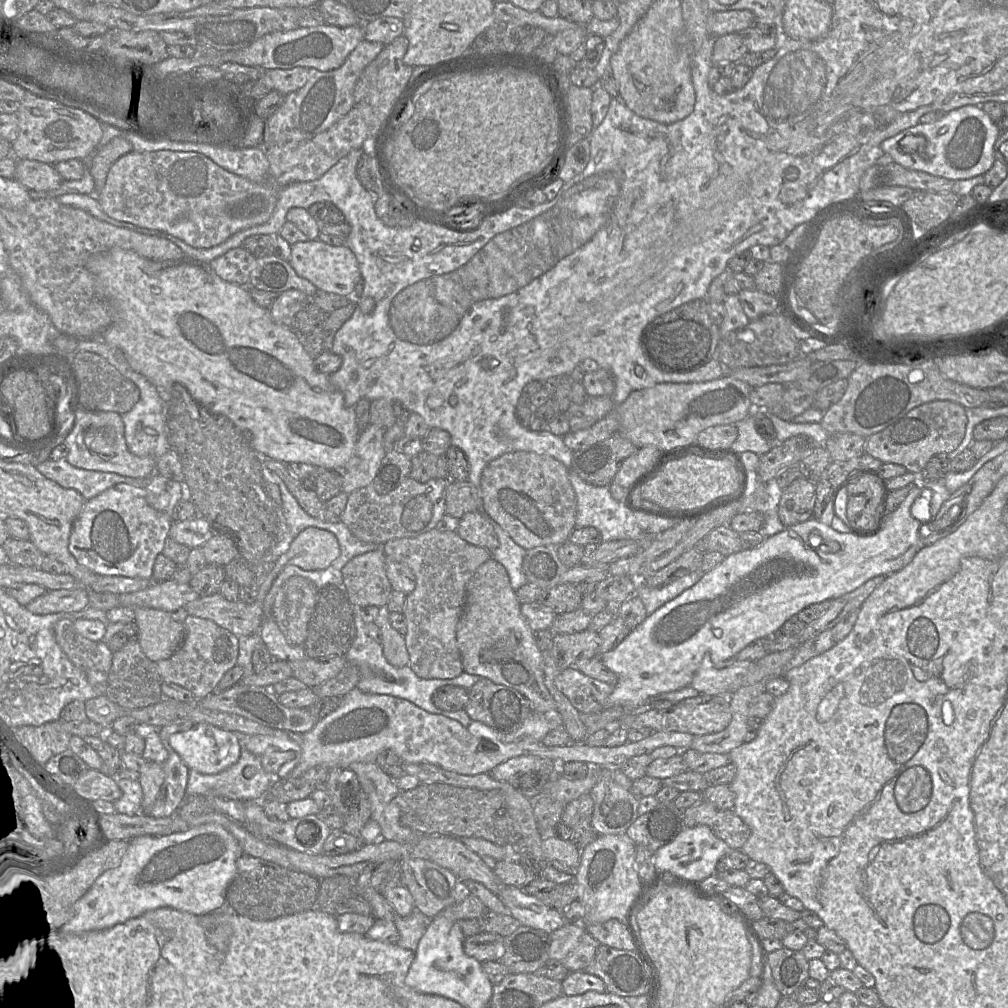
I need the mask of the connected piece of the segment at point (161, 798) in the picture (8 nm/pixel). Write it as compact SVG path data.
M164 741L163 745L169 754L167 760L162 763L165 774L164 782L155 802L140 812L153 818L175 814L187 798L186 788L190 769L167 741Z

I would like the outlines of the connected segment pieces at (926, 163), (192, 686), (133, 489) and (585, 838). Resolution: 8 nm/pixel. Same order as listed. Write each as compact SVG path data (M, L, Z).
M964 105L932 123L918 123L885 139L880 147L895 163L950 180L984 175L993 165L994 143L1000 131L980 105Z
M188 615L184 622L185 637L168 659L156 662L162 681L172 682L189 690L195 699L213 693L224 674L236 665L239 654L238 637L211 620Z
M119 483L86 500L73 523L68 550L96 574L152 579L153 566L173 524L170 514L152 508L142 486Z
M587 793L569 802L562 814L562 822L573 832L572 842L581 851L599 836L592 826L593 810L594 801L590 793Z

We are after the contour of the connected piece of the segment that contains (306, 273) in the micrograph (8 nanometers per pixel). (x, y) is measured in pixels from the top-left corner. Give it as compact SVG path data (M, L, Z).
M307 240L291 245L289 261L296 273L310 282L318 290L352 297L357 282L361 279L361 271L355 253L345 244L332 246L320 240Z

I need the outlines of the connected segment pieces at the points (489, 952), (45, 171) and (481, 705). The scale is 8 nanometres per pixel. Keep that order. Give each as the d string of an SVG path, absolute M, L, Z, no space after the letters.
M482 931L465 938L463 949L466 955L475 958L480 963L499 961L504 954L504 937Z
M17 159L14 179L29 191L53 190L63 181L54 165L27 159Z
M481 677L469 690L465 710L472 721L502 733L516 731L532 713L531 701L517 690Z

